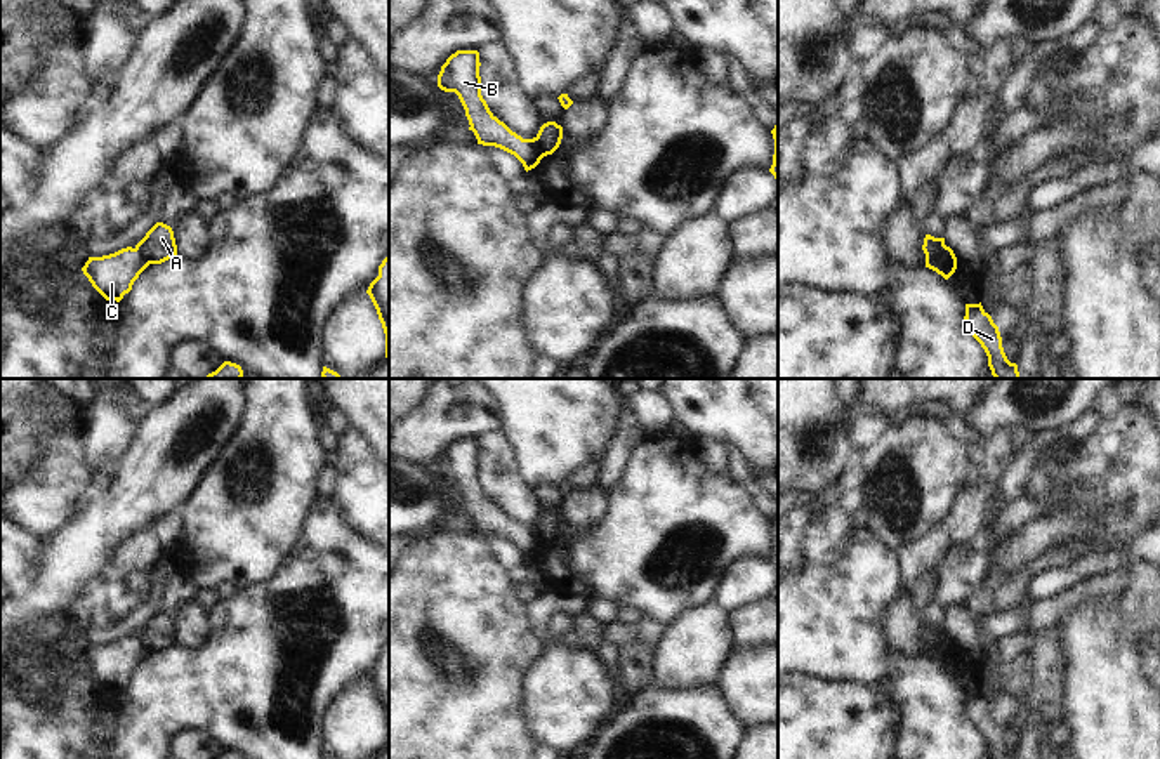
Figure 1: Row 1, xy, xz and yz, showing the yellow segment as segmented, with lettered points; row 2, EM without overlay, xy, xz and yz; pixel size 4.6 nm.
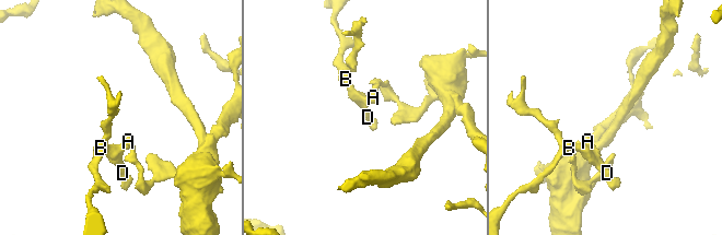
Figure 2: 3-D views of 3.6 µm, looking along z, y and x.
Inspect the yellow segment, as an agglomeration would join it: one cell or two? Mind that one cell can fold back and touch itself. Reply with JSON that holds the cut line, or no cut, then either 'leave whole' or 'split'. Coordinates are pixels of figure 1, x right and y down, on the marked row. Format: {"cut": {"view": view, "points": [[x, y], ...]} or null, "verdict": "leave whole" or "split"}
{"cut": {"view": "xy", "points": [[134, 249], [151, 263]]}, "verdict": "split"}

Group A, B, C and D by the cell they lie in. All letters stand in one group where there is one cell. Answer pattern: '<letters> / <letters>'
A / B C D

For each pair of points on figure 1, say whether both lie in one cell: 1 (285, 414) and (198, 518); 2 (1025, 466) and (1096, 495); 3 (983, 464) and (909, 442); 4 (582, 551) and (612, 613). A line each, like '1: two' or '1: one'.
1: one
2: two
3: two
4: two

